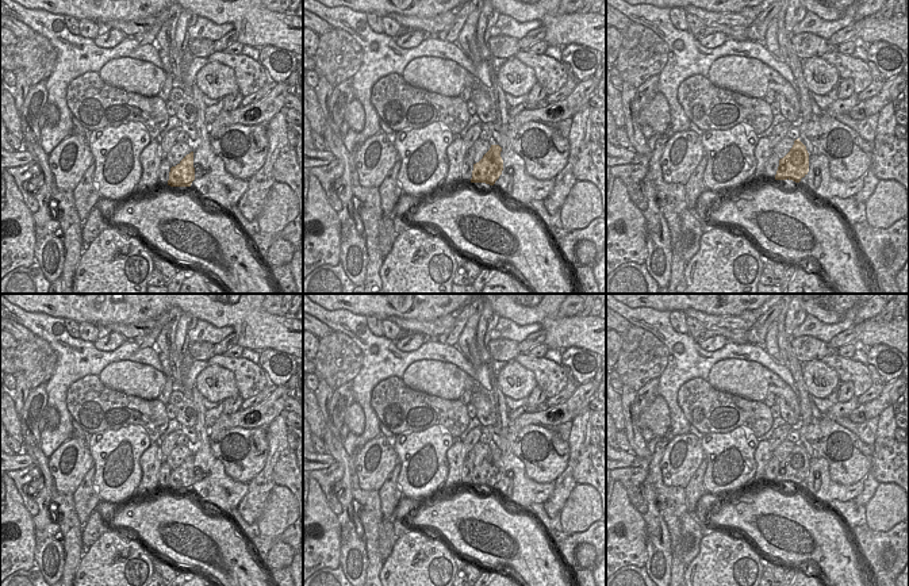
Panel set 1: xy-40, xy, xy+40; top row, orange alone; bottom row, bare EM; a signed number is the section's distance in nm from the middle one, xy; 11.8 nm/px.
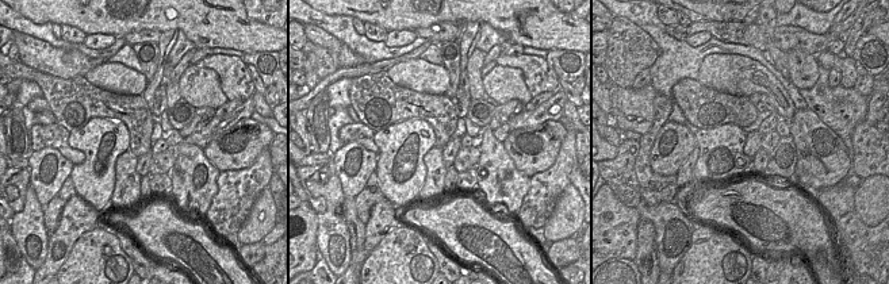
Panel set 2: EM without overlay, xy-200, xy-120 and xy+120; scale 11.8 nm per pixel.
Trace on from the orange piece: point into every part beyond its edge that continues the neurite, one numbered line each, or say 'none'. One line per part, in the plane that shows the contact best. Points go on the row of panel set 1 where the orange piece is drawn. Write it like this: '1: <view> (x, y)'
none

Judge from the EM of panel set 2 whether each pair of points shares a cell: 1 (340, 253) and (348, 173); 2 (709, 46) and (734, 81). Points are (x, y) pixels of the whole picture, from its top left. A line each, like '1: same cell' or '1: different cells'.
1: different cells
2: different cells

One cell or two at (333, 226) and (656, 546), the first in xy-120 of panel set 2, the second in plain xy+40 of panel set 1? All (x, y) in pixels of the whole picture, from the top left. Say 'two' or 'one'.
one

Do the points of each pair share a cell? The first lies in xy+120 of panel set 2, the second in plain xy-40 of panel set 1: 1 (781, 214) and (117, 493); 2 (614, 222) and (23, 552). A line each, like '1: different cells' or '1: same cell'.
1: different cells
2: same cell

